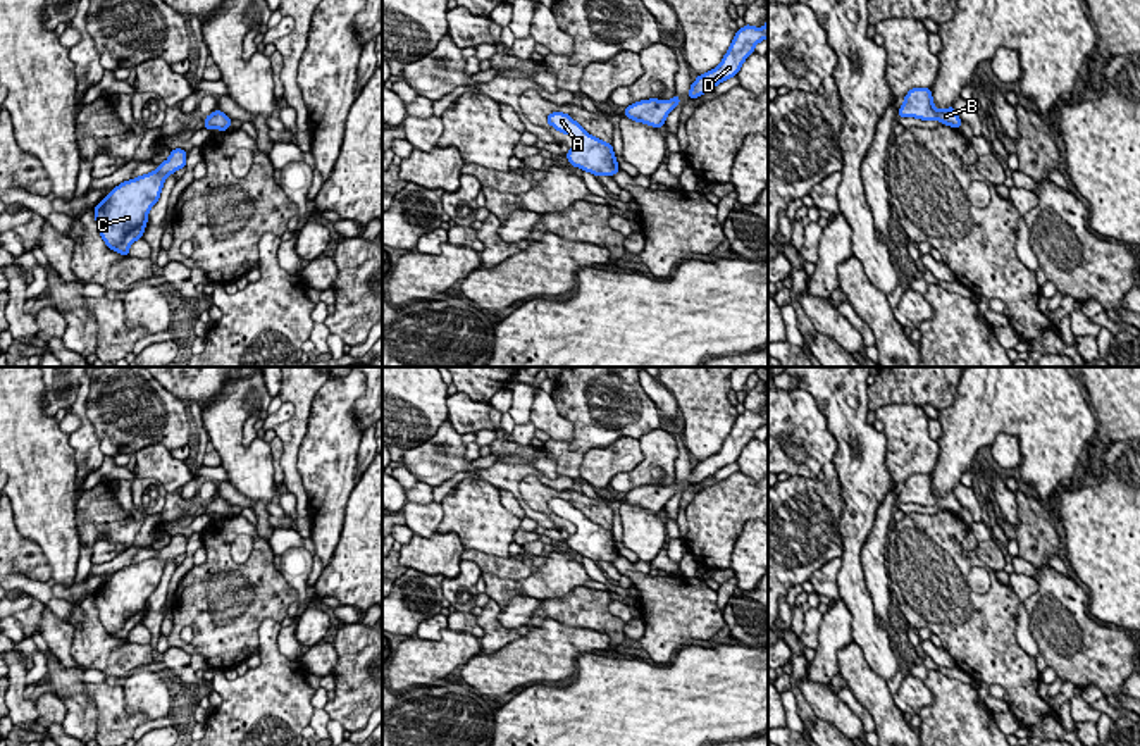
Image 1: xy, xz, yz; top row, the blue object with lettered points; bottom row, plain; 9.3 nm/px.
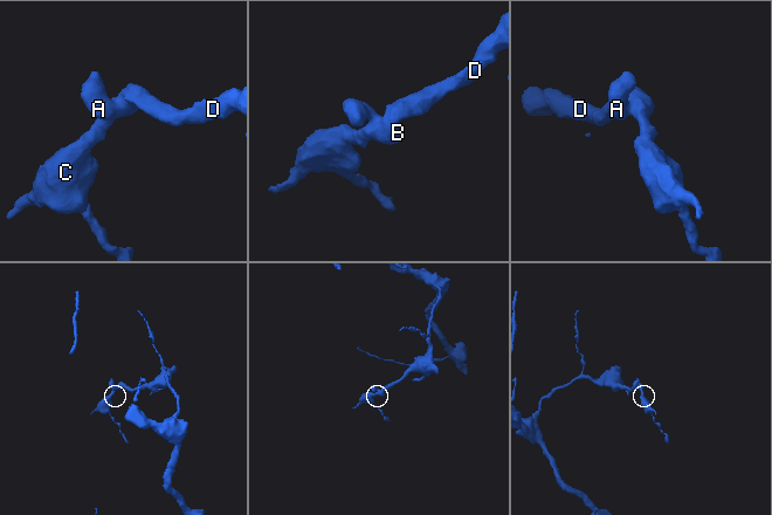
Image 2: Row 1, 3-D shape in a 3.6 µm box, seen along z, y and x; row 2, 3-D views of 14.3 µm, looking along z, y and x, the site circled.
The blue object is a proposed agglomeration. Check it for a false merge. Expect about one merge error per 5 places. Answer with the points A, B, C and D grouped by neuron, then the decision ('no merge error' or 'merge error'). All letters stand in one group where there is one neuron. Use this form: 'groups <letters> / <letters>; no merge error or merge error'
groups A B C D; no merge error

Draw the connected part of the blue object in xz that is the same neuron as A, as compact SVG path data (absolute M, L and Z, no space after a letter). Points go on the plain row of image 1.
M551 498L546 510L575 525L575 532L565 541L573 553L594 562L615 562L620 556L611 529L591 522L568 500Z

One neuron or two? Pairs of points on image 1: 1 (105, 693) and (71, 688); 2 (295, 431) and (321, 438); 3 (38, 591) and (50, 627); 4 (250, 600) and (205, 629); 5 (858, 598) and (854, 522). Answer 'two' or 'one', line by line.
1: two
2: two
3: two
4: one
5: one

